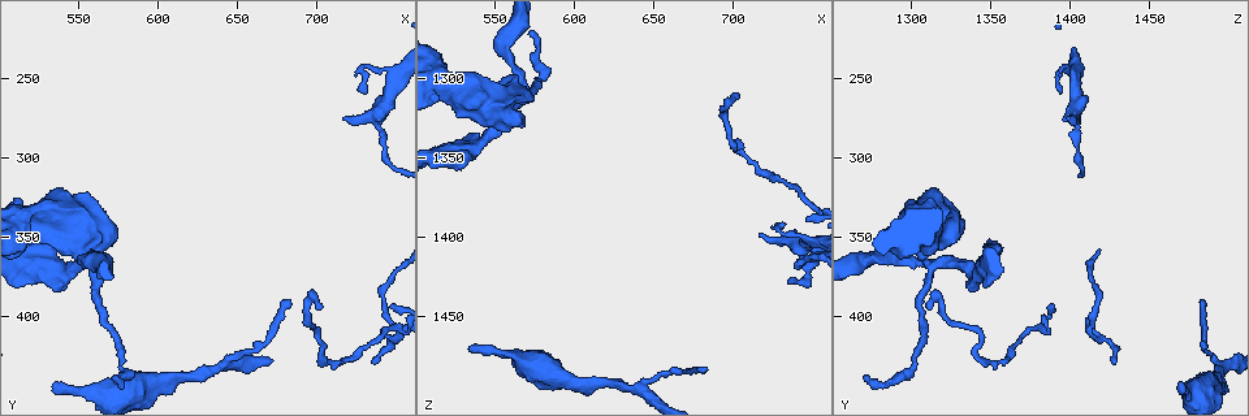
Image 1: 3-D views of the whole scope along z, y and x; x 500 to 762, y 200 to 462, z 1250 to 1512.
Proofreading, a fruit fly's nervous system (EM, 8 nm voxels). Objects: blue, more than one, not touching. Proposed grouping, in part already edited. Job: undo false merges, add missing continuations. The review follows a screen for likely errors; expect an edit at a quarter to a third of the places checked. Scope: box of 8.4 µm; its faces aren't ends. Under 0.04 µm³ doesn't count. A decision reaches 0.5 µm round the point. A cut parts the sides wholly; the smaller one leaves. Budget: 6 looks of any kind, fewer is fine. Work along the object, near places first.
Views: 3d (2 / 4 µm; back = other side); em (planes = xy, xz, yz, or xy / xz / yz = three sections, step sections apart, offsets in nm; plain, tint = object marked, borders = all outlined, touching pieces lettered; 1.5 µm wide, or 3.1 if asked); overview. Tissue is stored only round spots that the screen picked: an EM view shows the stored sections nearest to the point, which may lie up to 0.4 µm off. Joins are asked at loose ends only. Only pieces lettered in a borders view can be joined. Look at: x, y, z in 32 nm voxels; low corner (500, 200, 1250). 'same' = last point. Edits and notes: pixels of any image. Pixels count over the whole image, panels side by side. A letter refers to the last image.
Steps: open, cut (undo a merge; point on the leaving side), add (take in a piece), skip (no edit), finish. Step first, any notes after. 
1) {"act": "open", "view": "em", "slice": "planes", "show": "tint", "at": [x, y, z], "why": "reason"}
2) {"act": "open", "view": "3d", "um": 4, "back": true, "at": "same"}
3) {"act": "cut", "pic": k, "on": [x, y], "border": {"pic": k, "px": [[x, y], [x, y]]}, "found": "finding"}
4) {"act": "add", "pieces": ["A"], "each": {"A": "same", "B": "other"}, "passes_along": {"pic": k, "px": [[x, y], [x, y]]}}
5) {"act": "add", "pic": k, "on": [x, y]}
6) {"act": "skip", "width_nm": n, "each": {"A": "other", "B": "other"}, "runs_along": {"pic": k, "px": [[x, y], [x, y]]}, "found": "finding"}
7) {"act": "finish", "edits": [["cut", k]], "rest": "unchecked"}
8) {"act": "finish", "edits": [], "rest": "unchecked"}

{"act": "open", "view": "em", "slice": "planes", "show": "borders", "at": [716, 276, 1398], "why": "tapers out"}

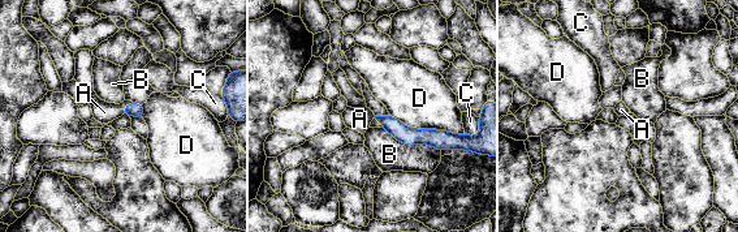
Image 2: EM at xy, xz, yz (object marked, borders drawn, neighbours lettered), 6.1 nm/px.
{"act": "add", "pieces": ["A"], "width_nm": 80, "each": {"A": "same", "B": "other", "C": "other", "D": "other"}, "found": "it goes on there"}

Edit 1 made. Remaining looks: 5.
{"act": "open", "view": "em", "slice": "xz", "step": 8, "show": "tint", "at": [534, 446, 1472], "why": "an open end"}

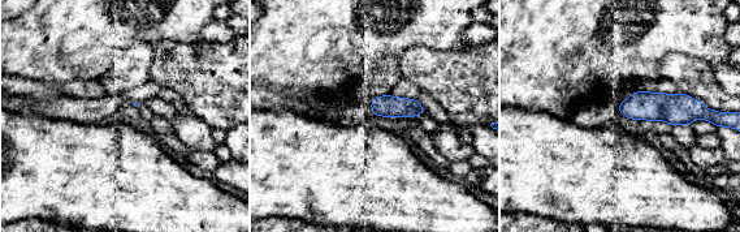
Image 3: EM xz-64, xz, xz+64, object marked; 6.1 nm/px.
{"act": "open", "view": "em", "slice": "planes", "show": "borders", "at": "same"}

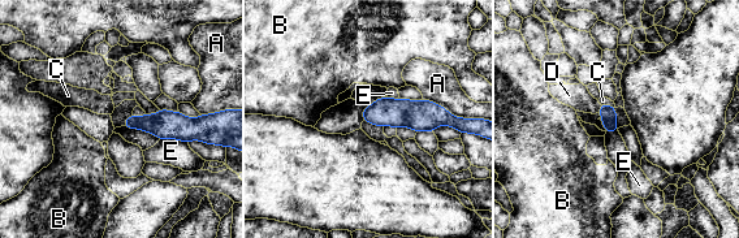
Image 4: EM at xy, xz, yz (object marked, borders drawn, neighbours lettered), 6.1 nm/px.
{"act": "add", "pieces": ["C"], "each": {"A": "other", "B": "other", "C": "same", "D": "other", "E": "other"}, "found": "it goes on there"}

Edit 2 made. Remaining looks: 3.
{"act": "open", "view": "em", "slice": "planes", "show": "plain", "at": [560, 360, 1308], "why": "four-way junction"}

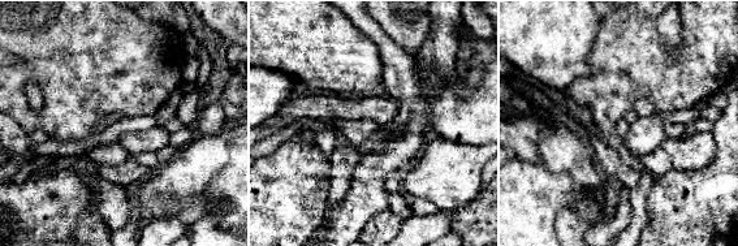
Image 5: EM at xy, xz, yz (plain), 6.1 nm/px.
{"act": "open", "view": "em", "slice": "planes", "show": "borders", "at": "same"}

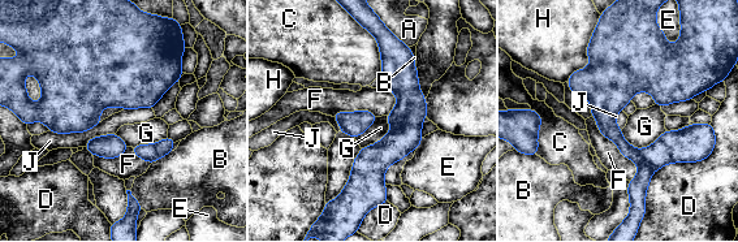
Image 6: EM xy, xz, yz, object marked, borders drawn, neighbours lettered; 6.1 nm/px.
{"act": "cut", "pic": 6, "on": [682, 146], "width_nm": 200, "each": {"A": "other", "B": "other", "C": "other", "D": "other", "E": "other", "F": "other", "G": "other", "H": "other", "J": "other"}, "part_leaving": {"pic": 6, "px": [[392, 47], [405, 132], [349, 186]]}, "found": "a second neuron is stuck on"}

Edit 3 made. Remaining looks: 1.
{"act": "finish", "edits": [["add", 2], ["add", 4], ["cut", 6]], "rest": "unchecked"}

